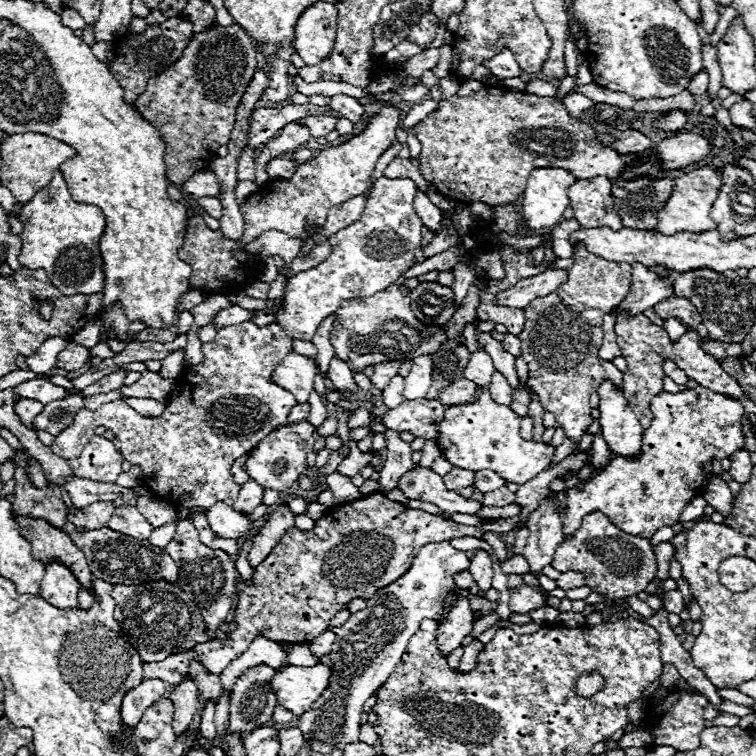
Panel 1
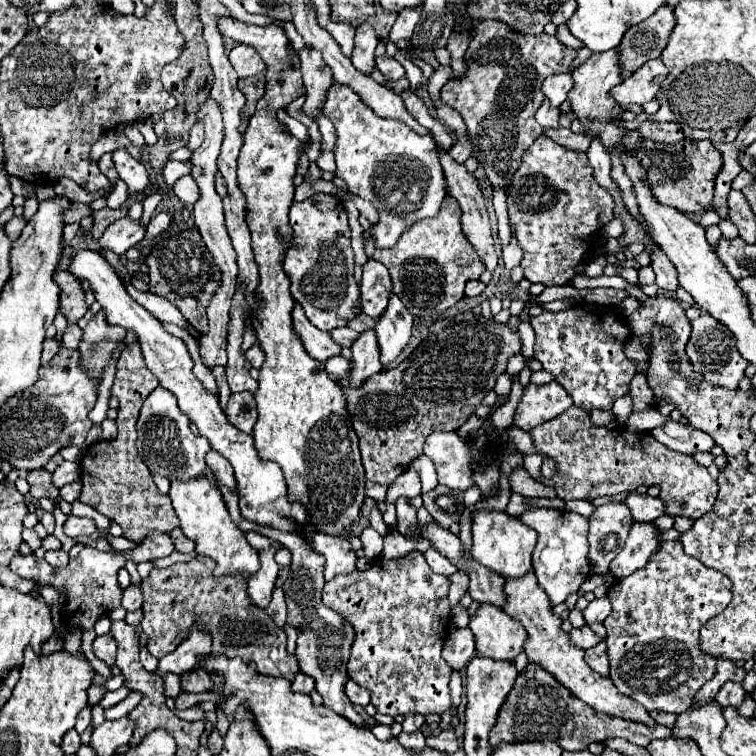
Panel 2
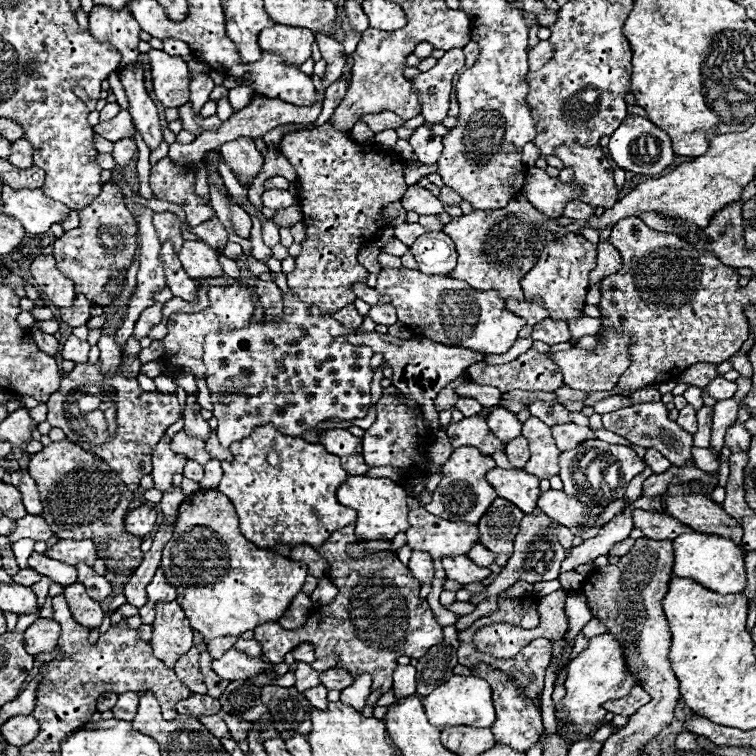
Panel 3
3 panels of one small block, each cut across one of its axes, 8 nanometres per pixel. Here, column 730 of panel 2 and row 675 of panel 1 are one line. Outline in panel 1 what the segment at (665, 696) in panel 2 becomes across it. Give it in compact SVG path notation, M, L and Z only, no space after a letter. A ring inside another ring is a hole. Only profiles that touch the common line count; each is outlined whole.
M592 674L592 676L580 676L580 680L578 680L578 684L576 684L576 688L578 688L578 694L580 696L594 696L600 688L604 686L604 678L602 676L598 676L598 674Z

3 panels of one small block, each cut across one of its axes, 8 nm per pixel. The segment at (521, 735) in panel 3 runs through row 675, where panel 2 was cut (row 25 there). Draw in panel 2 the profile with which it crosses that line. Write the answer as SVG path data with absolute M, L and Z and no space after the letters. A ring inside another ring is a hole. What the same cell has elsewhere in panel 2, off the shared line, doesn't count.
M484 20L472 32L474 36L464 54L466 74L442 86L440 102L464 118L474 146L472 156L484 166L488 180L494 186L508 188L522 154L542 134L542 126L534 120L534 112L544 100L540 84L552 74L570 72L576 50L566 48L556 36L518 34L496 20Z

